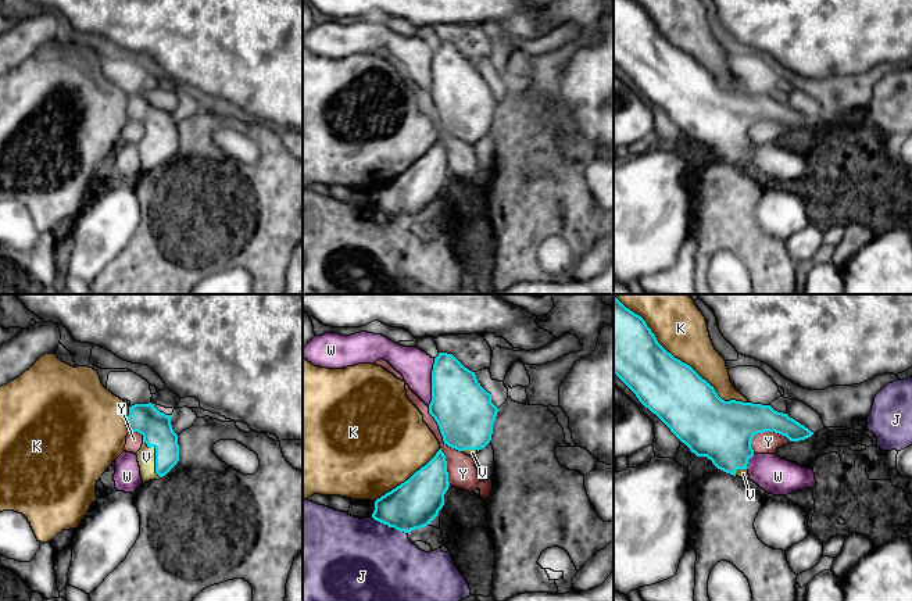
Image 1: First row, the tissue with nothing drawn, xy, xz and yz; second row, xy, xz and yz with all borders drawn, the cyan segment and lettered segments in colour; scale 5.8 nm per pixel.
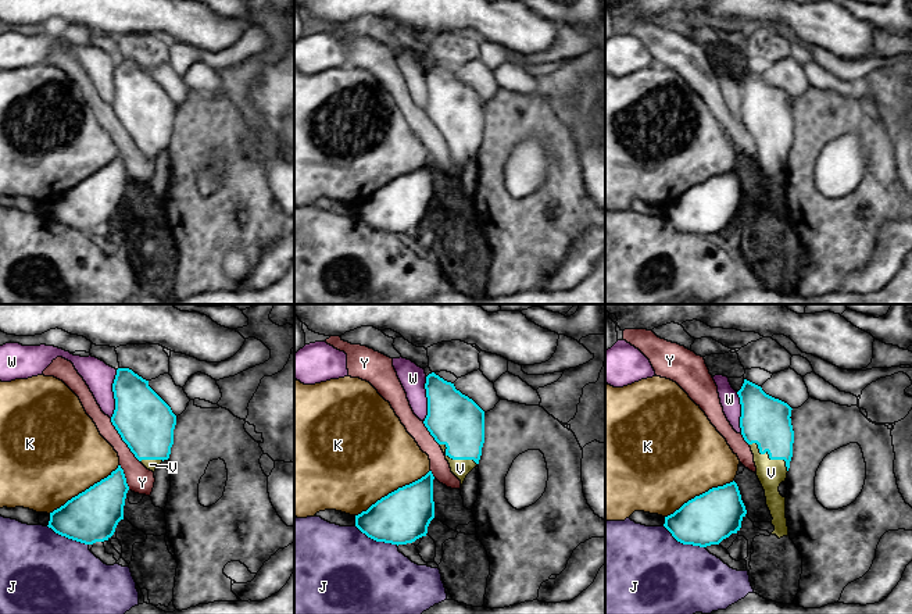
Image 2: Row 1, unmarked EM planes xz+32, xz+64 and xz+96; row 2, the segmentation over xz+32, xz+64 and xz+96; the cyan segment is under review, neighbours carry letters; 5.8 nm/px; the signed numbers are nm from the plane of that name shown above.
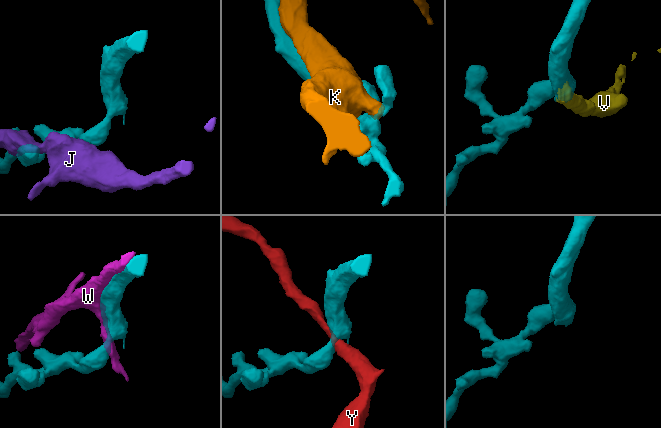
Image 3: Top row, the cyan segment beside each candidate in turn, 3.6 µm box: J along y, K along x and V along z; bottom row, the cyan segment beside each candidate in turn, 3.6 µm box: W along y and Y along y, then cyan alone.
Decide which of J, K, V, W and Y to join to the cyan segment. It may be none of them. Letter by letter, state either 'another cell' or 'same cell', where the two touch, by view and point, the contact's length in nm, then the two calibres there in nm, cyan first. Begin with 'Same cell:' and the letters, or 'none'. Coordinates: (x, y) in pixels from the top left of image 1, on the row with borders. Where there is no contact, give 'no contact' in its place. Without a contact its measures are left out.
Same cell: V
J: another cell; contact xz (381, 522); length 140 nm; calibres 280 and 480 nm
K: another cell; contact yz (679, 360); length 1000 nm; calibres 340 and 300 nm
V: same cell; contact xy (156, 458); length 240 nm; calibres 180 and 110 nm
W: another cell; contact xz (432, 382); length 280 nm; calibres 340 and 190 nm
Y: another cell; contact xz (440, 432); length 320 nm; calibres 340 and 160 nm

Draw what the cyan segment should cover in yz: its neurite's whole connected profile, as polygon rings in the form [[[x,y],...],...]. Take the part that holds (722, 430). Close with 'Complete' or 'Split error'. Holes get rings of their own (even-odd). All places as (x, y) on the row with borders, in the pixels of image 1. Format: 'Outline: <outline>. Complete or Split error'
Outline: [[[615,296],[614,373],[691,452],[697,457],[707,457],[718,469],[741,479],[750,479],[747,465],[755,454],[751,447],[755,434],[775,432],[790,441],[805,440],[813,434],[808,428],[787,414],[775,411],[770,405],[722,400],[713,386],[690,365],[668,353],[645,321],[626,308]]]. Split error

